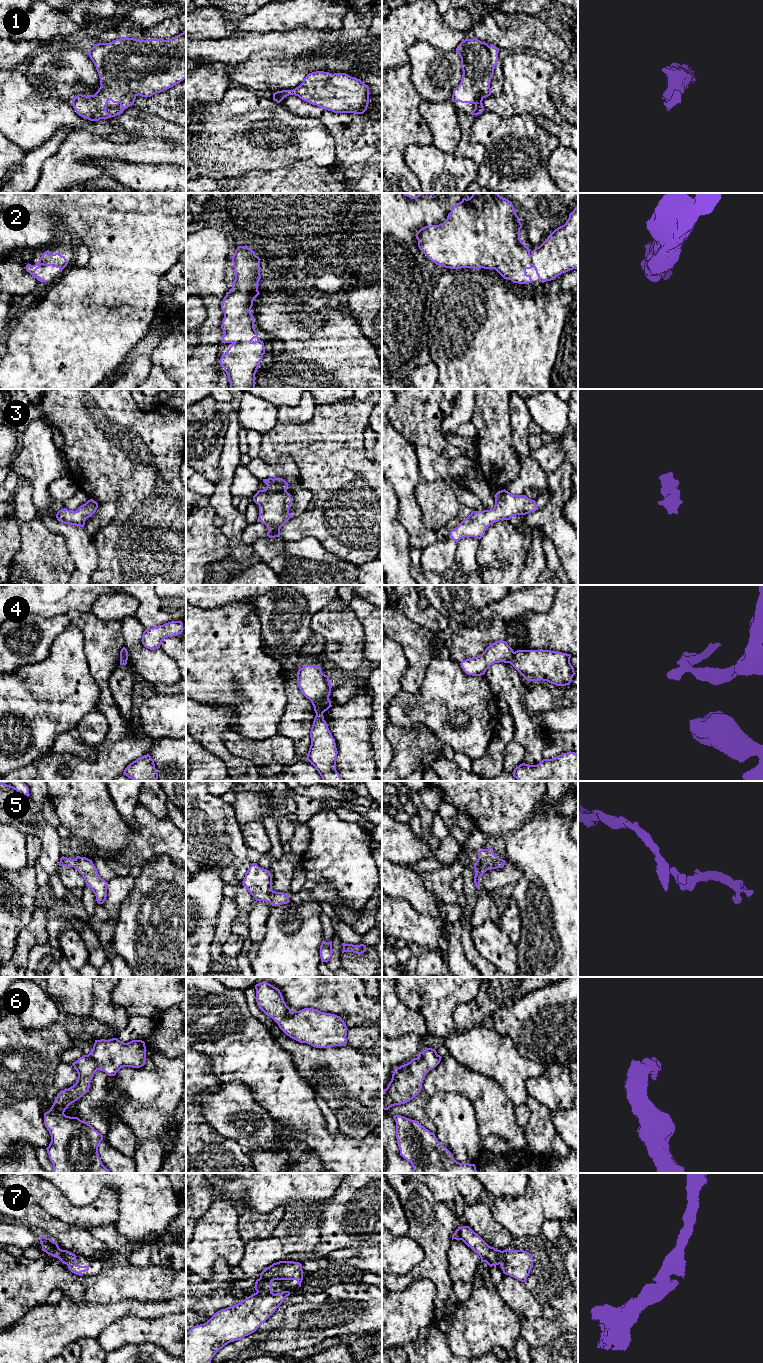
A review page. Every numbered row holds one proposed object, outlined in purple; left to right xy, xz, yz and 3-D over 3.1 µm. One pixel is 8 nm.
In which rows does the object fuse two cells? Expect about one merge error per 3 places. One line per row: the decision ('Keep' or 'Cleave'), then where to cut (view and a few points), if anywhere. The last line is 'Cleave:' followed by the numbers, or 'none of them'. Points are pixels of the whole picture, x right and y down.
1: Keep. No split
2: Keep. No split
3: Keep. No split
4: Cleave. Split along yz (514, 652), (509, 662)
5: Keep. No split
6: Keep. No split
7: Keep. No split
Cleave: 4

